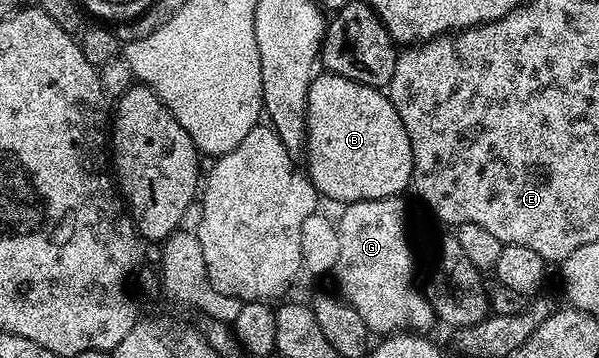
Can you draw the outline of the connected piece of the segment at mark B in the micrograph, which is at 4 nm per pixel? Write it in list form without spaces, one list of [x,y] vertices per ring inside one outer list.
[[[330,73],[316,74],[309,85],[307,98],[307,142],[305,155],[311,160],[305,164],[310,181],[324,200],[332,199],[338,205],[394,199],[402,196],[403,190],[412,186],[413,149],[409,145],[409,133],[397,117],[390,98],[380,88],[361,85],[349,77]]]

